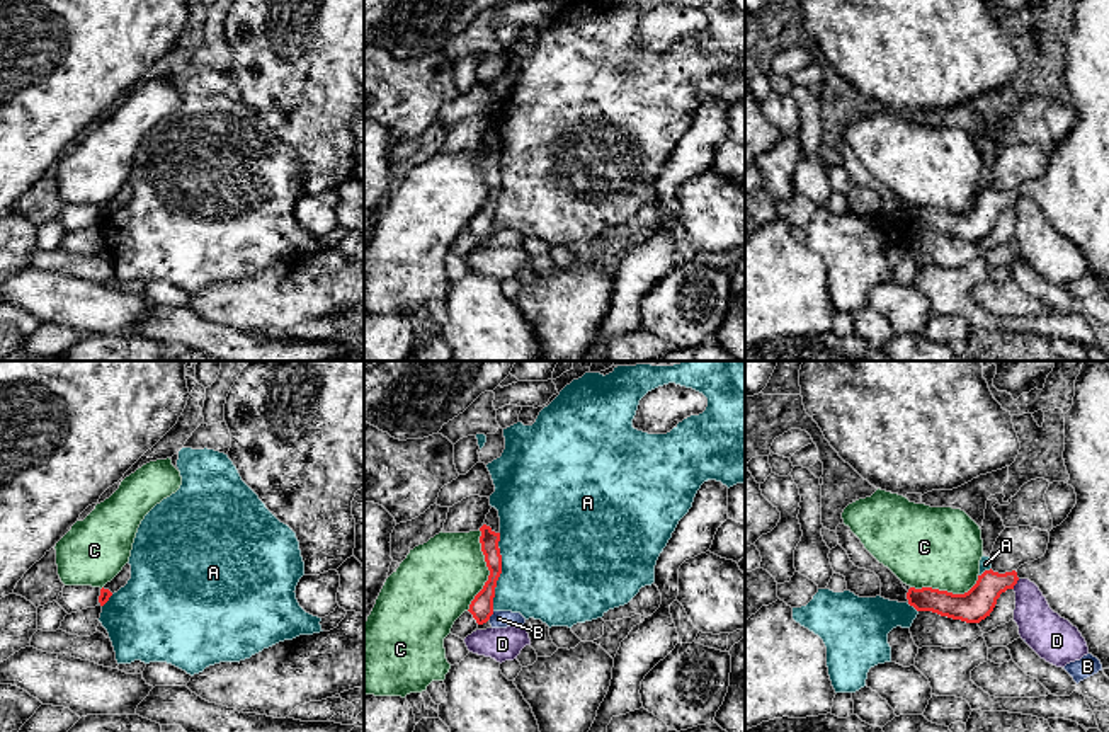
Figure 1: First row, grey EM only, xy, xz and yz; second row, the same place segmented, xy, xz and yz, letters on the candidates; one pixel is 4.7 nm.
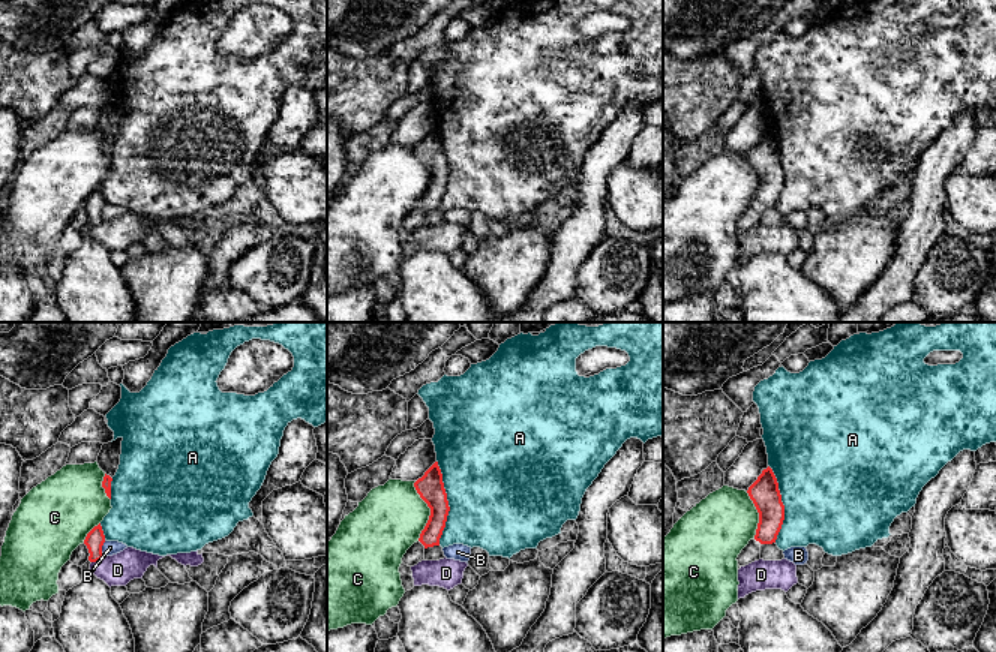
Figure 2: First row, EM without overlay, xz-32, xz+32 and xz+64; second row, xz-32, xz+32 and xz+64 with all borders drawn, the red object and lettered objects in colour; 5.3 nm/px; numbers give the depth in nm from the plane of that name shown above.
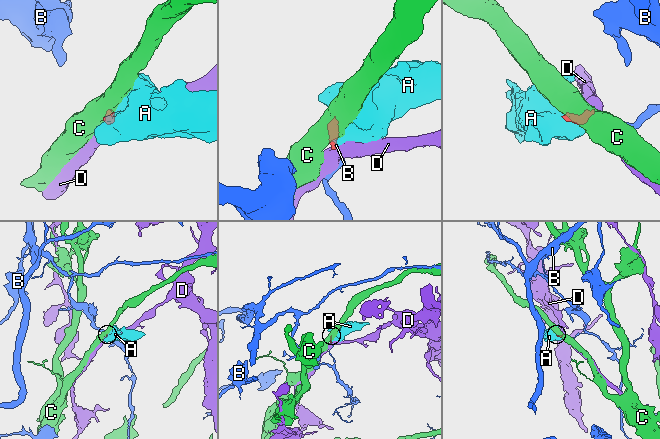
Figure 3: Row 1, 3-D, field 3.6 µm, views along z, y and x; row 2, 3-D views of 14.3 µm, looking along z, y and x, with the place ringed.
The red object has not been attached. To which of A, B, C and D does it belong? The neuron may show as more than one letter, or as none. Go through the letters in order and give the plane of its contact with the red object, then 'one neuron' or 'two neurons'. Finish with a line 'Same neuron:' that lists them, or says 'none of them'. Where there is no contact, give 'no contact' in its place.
A: contact in xz; two neurons
B: contact in xz; two neurons
C: contact in xz; two neurons
D: contact in yz; two neurons
Same neuron: none of them

